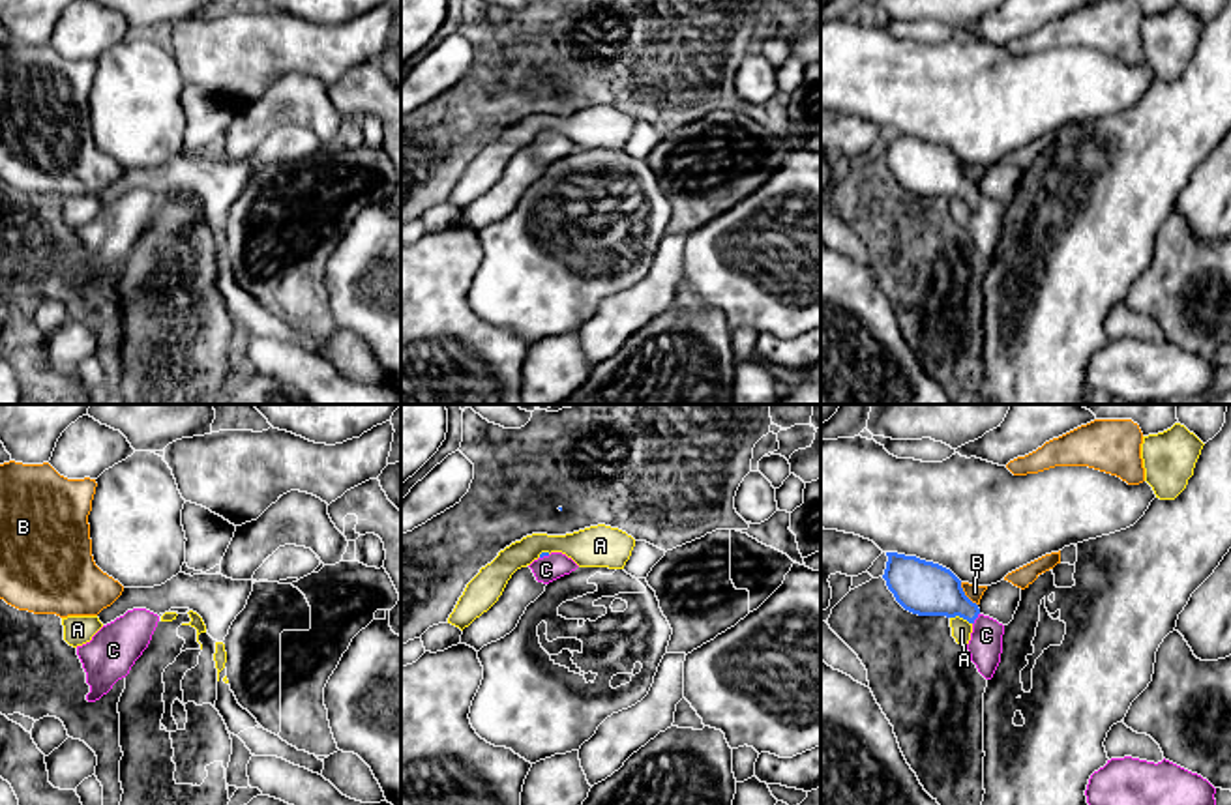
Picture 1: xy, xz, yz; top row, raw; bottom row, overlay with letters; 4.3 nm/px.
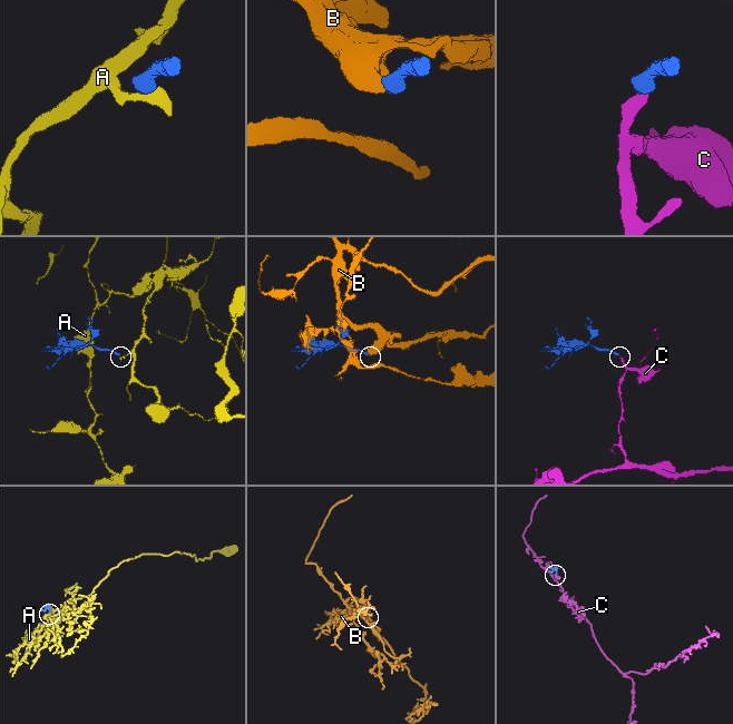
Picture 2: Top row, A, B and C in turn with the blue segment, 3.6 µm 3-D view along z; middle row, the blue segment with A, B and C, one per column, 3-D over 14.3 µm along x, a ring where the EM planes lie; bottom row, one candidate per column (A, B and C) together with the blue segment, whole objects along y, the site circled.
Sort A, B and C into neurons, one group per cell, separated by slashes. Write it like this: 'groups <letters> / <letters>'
groups A / B / C

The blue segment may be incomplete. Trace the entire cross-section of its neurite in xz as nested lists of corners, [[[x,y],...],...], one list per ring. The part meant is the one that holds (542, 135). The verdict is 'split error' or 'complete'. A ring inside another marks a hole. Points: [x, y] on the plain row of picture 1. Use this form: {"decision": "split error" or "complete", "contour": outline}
{"decision": "split error", "contour": [[[541,133],[528,148],[538,163],[549,165],[564,155],[570,155],[579,146],[562,133]]]}

